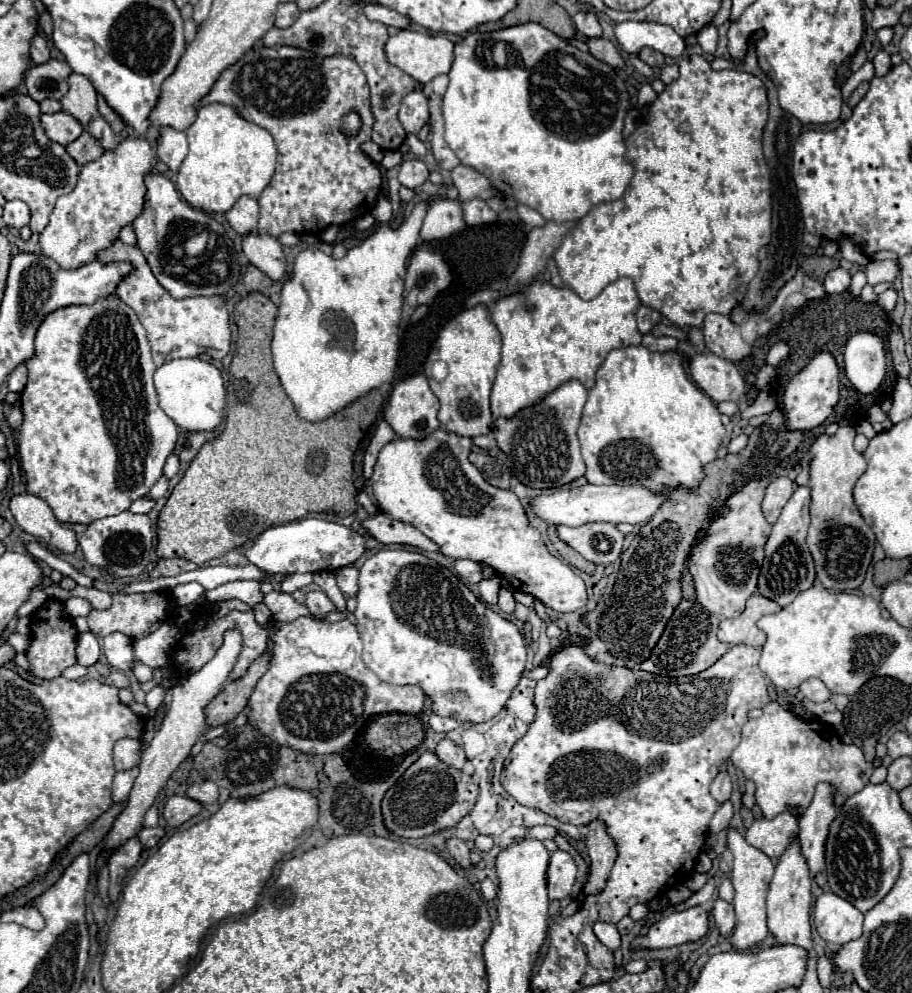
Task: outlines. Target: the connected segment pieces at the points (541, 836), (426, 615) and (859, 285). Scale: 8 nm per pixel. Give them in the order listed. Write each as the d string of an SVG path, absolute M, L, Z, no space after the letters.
M532 826L526 830L524 838L536 838L536 840L546 840L546 838L554 838L558 832L552 826Z
M386 548L360 568L356 628L364 642L364 664L388 684L418 684L432 698L432 712L460 722L492 720L520 682L526 646L518 628L478 600L456 574L420 552Z
M864 270L854 272L854 274L852 274L852 284L850 284L850 294L852 294L852 296L860 296L860 290L864 288L864 284L866 284L866 274L864 274Z

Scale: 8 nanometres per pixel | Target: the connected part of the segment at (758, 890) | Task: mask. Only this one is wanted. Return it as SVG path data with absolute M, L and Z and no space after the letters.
M736 830L728 832L728 848L734 854L734 868L732 868L732 882L734 882L734 908L736 908L736 926L730 936L730 944L736 950L748 950L750 946L762 942L768 936L768 926L766 926L766 894L768 886L774 874L774 860L768 858L764 852L758 848L752 848L746 844L744 836Z

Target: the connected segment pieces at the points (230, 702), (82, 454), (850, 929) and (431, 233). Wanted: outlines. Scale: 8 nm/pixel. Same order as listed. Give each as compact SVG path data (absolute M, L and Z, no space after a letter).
M272 642L268 644L268 652L264 652L260 658L256 658L242 678L226 684L226 688L210 702L210 708L206 708L206 722L210 726L220 726L220 724L232 722L238 716L238 712L246 706L256 682L268 670L270 650L272 650Z
M116 294L104 296L90 306L68 306L68 308L50 312L38 328L36 354L34 354L34 358L30 358L26 362L26 368L28 368L28 382L20 396L24 422L22 422L20 436L18 436L18 454L20 454L20 464L24 468L24 474L26 474L26 492L46 500L48 506L52 508L54 516L66 524L92 524L98 518L114 516L118 512L128 510L136 498L146 496L150 492L150 488L154 486L154 482L162 476L164 462L174 452L180 430L174 424L174 420L168 418L158 406L156 390L152 384L156 364L152 362L152 352L150 352L150 344L146 338L146 330L140 324L136 312L130 306L126 306Z
M822 892L814 904L814 926L832 944L846 944L862 936L864 914L834 892Z
M438 200L428 208L420 236L422 240L440 240L464 230L464 214L460 200Z

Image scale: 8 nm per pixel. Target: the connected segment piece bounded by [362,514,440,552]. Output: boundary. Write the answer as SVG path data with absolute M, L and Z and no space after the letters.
M386 514L370 516L362 522L362 526L382 544L408 544L408 546L416 546L428 552L440 552L438 544L426 538L418 528L400 520L392 520Z

